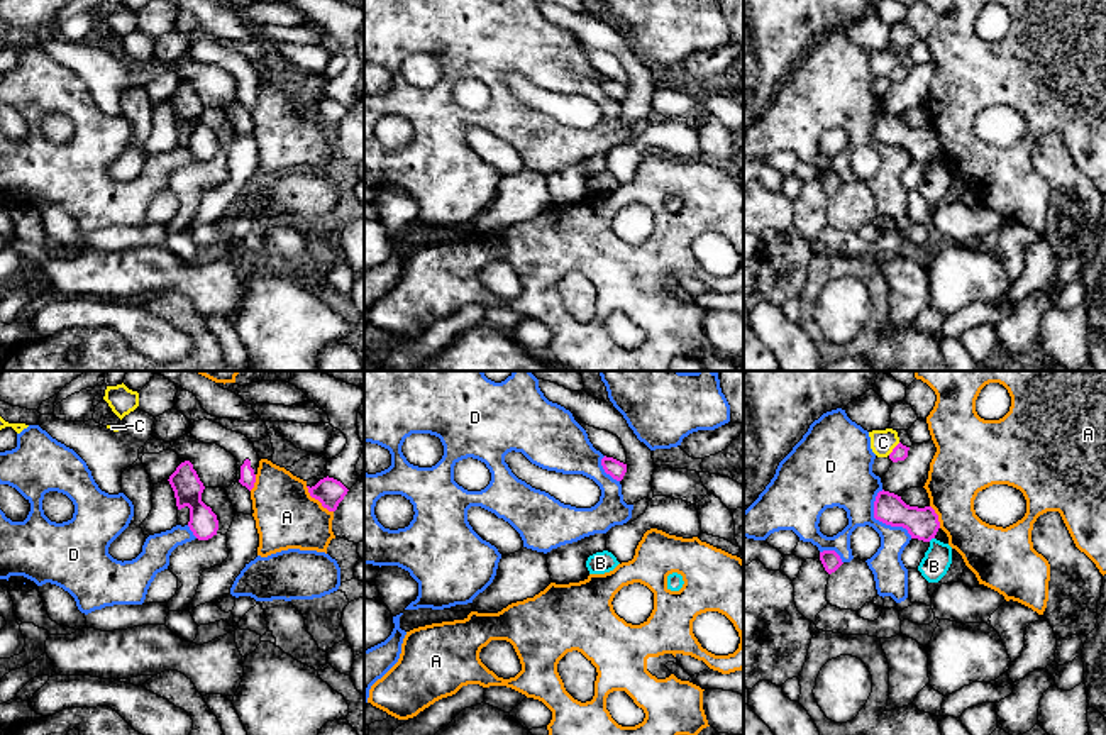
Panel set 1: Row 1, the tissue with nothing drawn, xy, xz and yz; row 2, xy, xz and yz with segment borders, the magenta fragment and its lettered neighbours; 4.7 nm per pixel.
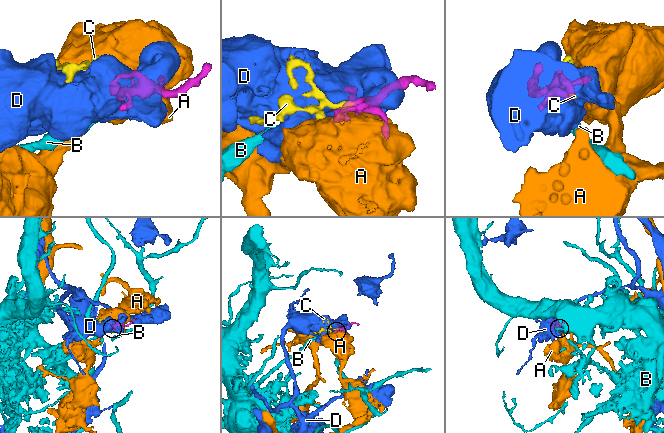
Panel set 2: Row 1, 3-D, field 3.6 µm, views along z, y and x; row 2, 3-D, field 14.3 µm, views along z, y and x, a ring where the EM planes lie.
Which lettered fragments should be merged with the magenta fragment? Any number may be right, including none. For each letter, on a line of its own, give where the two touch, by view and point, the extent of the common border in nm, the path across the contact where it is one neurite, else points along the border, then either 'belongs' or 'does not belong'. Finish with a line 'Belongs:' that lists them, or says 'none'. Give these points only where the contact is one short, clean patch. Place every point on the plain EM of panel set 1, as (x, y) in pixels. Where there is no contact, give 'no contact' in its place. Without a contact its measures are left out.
A: xy (317, 119) | 180 nm | does not belong
B: yz (930, 160) | 40 nm | along yz (934, 158), (929, 161) | does not belong
C: yz (893, 70) | 90 nm | along yz (900, 63), (888, 75) | does not belong
D: yz (881, 141) | 280 nm | does not belong
Belongs: none

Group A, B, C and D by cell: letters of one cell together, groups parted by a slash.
A / B / C / D

